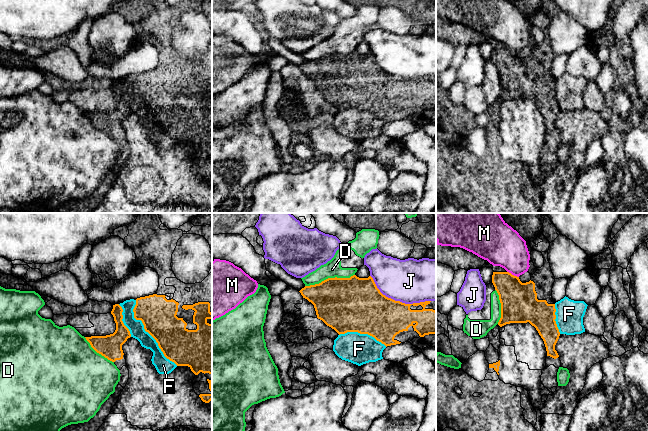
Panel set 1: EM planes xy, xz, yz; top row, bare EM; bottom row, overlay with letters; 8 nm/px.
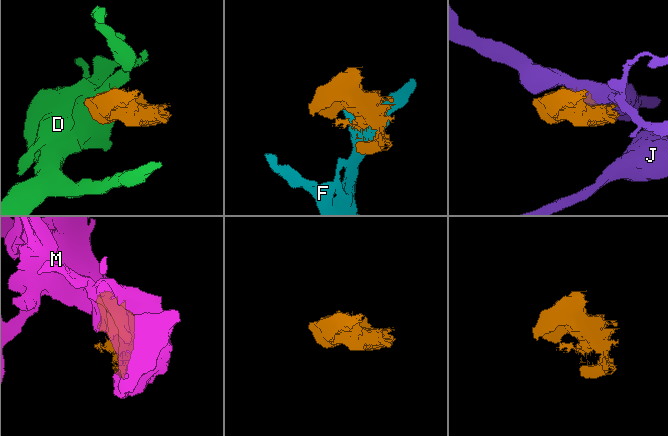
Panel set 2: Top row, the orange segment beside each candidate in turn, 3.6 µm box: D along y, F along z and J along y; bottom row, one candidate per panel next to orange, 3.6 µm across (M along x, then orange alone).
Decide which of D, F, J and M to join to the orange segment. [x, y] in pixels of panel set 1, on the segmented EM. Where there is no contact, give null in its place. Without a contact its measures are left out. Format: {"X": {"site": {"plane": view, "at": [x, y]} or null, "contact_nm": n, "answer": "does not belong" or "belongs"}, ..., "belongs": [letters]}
{"D": {"site": {"plane": "xz", "at": [329, 278]}, "contact_nm": 420, "answer": "does not belong"}, "F": {"site": {"plane": "xy", "at": [148, 332]}, "contact_nm": 650, "answer": "does not belong"}, "J": {"site": {"plane": "xz", "at": [397, 301]}, "contact_nm": 550, "answer": "does not belong"}, "M": {"site": {"plane": "yz", "at": [513, 275]}, "contact_nm": 110, "answer": "does not belong"}, "belongs": []}

